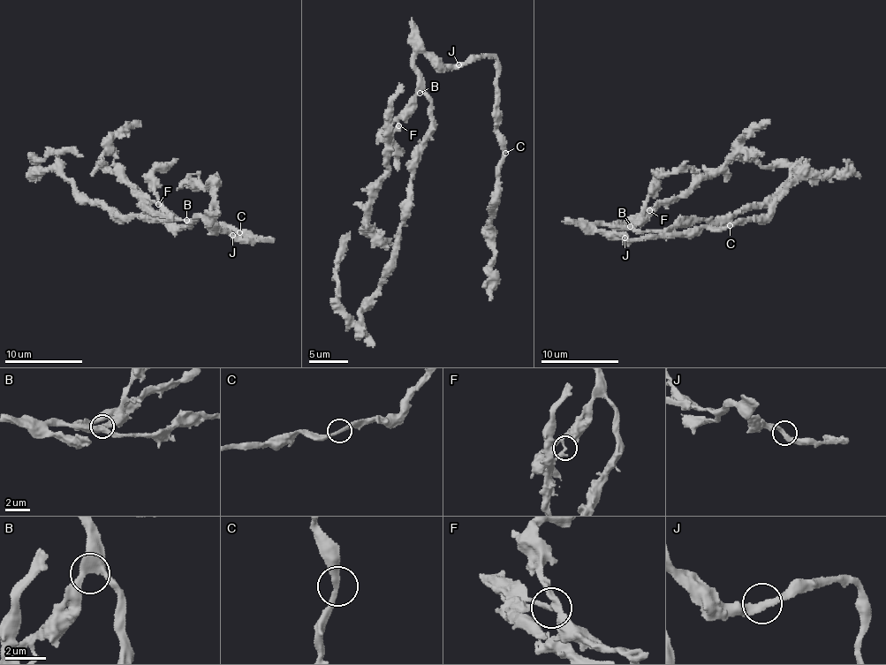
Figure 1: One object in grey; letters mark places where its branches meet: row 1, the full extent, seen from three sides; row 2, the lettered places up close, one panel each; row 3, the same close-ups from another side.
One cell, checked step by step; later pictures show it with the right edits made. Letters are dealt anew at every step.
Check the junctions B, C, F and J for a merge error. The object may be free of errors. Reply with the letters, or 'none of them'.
F

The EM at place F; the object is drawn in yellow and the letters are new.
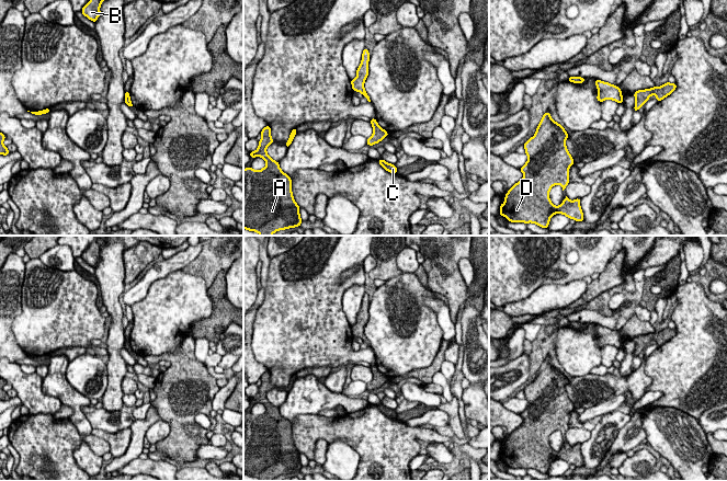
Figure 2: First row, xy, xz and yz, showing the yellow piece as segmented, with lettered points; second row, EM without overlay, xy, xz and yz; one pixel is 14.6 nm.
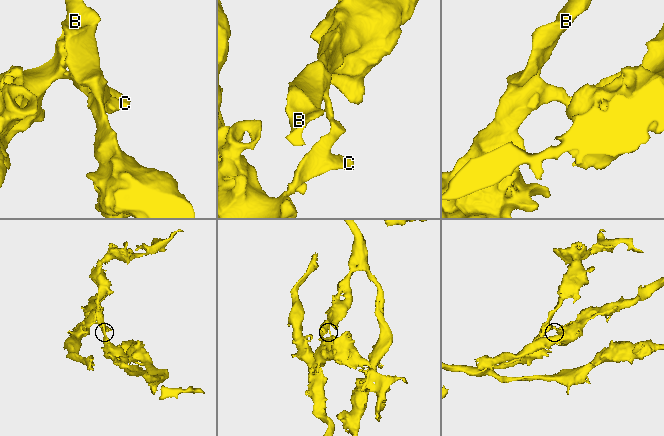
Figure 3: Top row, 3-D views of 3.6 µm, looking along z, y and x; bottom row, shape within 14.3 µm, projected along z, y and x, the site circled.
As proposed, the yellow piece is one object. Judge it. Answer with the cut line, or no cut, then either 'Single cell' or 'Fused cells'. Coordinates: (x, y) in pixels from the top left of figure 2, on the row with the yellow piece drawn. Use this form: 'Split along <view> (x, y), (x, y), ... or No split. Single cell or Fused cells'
Split along xy (129, 100), (125, 102). Fused cells

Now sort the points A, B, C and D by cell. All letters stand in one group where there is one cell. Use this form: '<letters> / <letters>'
A C / B D

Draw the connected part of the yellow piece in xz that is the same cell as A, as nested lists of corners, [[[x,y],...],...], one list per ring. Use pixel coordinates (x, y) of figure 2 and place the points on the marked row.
[[[270,126],[261,131],[261,140],[255,151],[250,152],[251,158],[261,157],[266,165],[261,170],[243,169],[243,229],[258,232],[260,236],[272,236],[274,232],[299,227],[303,222],[299,206],[292,193],[292,179],[284,173],[277,161],[269,157],[266,148],[274,142]]]

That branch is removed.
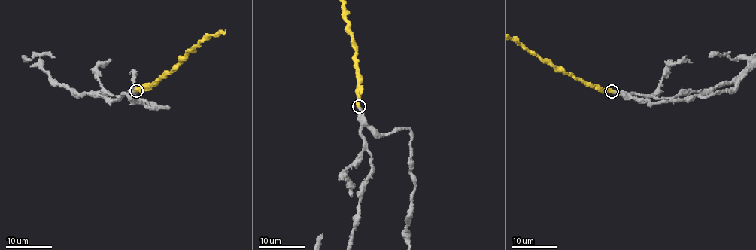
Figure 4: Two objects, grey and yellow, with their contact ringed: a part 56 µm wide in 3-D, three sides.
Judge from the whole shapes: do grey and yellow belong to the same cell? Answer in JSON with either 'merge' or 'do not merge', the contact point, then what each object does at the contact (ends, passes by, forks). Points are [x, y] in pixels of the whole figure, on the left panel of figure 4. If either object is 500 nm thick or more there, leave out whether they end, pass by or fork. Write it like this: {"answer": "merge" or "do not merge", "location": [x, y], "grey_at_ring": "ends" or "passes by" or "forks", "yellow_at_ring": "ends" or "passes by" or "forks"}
{"answer": "merge", "location": [136, 90]}

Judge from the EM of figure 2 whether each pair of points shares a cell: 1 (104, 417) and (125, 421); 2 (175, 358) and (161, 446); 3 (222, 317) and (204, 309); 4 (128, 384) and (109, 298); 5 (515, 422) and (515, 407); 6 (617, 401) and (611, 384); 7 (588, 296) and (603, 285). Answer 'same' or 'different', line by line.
1: same
2: same
3: different
4: different
5: different
6: different
7: same

